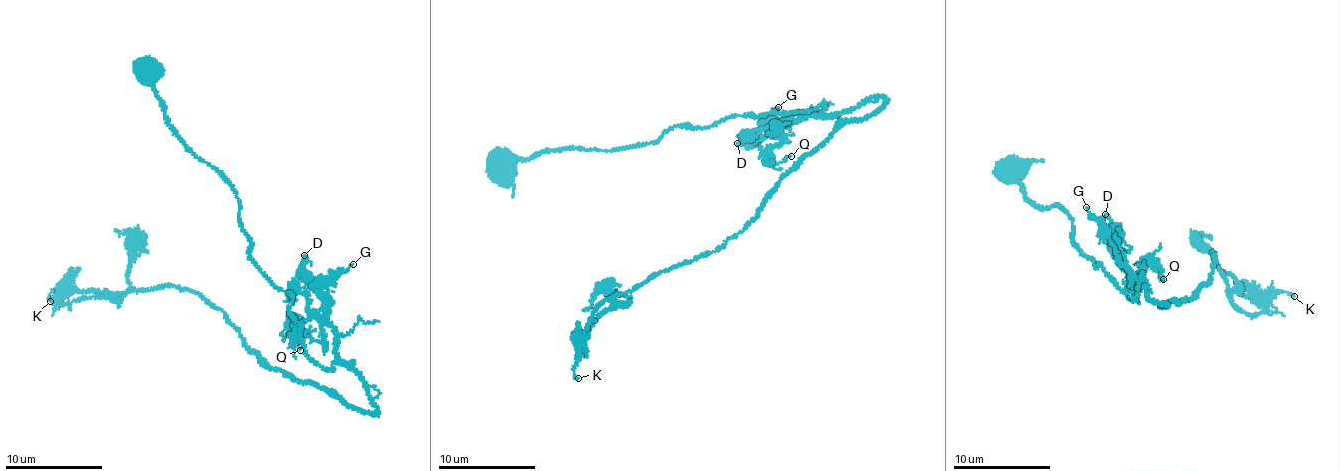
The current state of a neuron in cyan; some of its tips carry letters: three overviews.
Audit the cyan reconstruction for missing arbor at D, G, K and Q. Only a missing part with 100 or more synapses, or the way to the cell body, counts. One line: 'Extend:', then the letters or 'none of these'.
Extend: none of these

